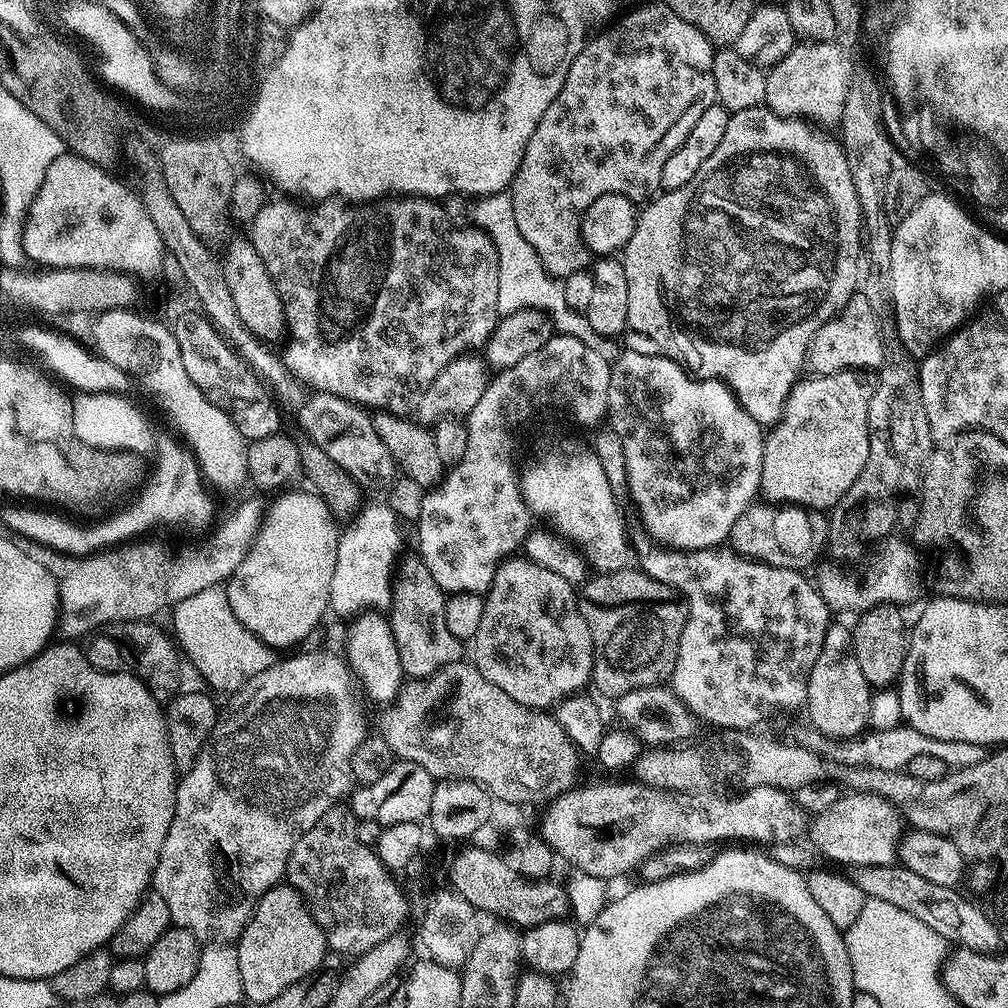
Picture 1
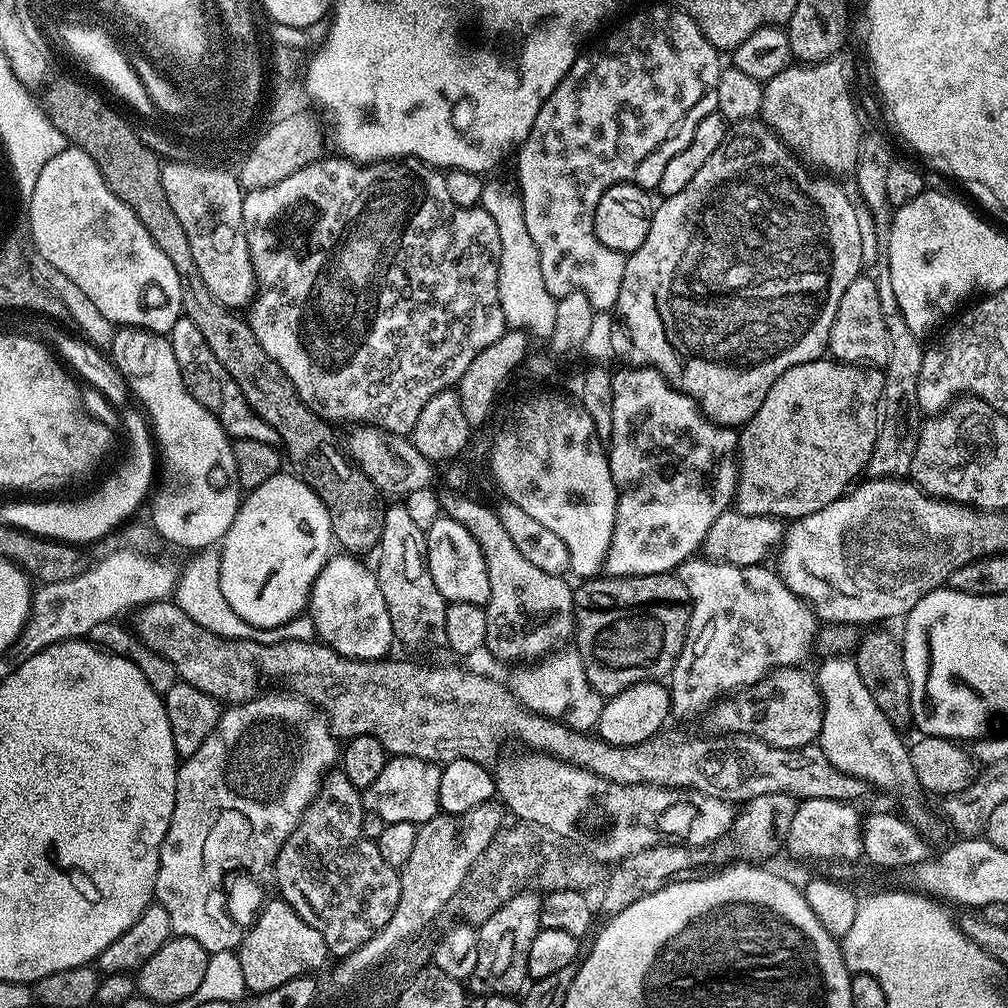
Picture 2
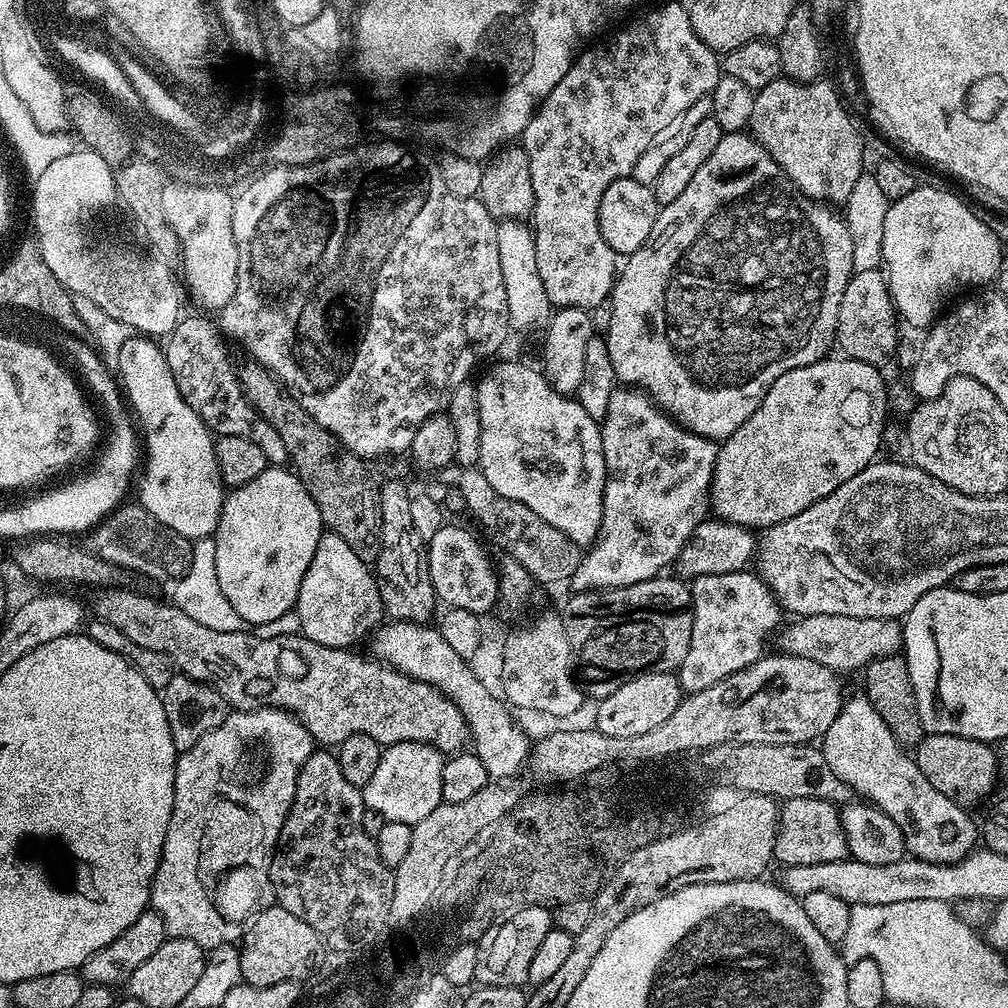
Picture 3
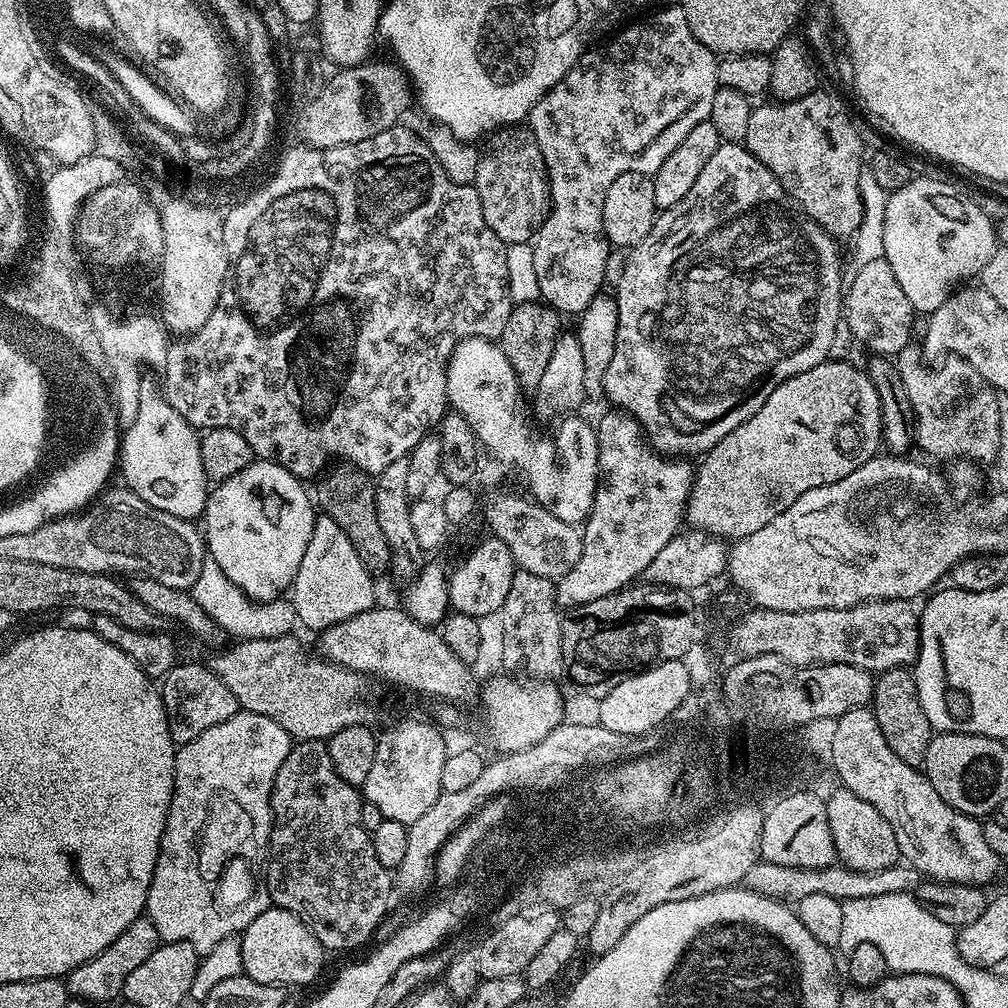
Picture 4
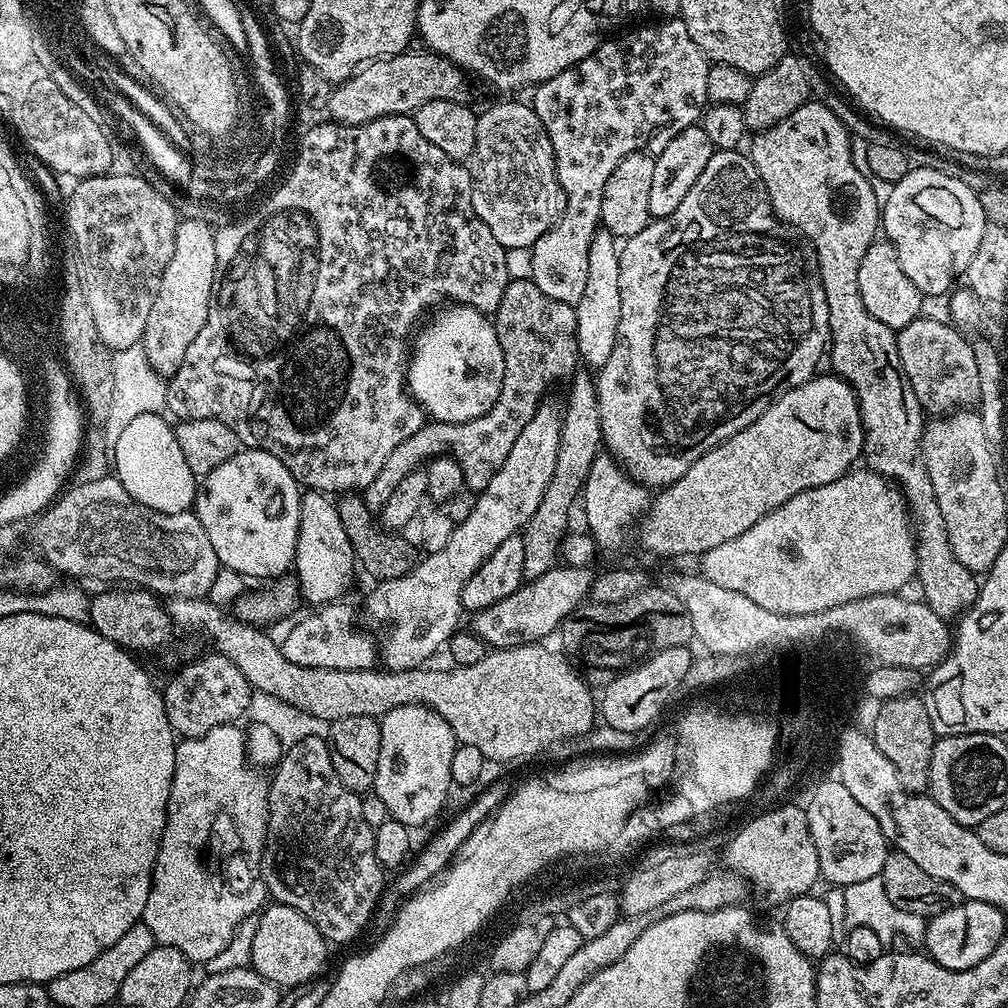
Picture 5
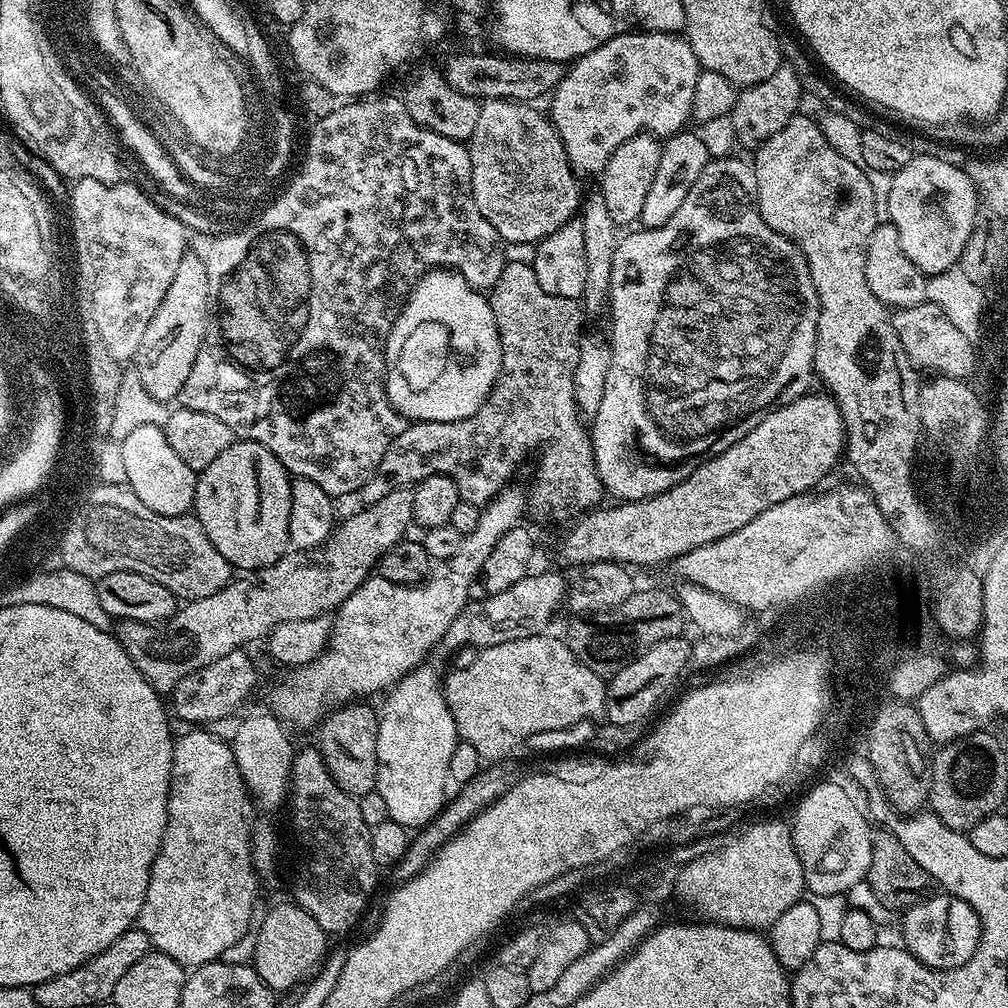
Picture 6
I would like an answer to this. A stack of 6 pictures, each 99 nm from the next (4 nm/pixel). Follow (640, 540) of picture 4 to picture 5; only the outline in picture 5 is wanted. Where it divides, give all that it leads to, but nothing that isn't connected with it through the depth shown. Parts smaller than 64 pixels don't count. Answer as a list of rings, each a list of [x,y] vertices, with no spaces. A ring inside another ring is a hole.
[[[599,454],[594,458],[589,476],[585,480],[582,493],[583,504],[584,512],[588,515],[586,528],[595,537],[595,543],[603,550],[605,548],[608,552],[616,552],[624,544],[624,528],[630,527],[632,523],[635,525],[648,511],[650,492],[645,485],[632,479],[620,467],[615,456]],[[555,566],[536,580],[520,585],[520,589],[494,606],[486,606],[471,617],[471,631],[483,638],[484,643],[497,648],[517,648],[519,644],[543,641],[560,623],[567,621],[577,608],[589,599],[593,573],[587,567]]]

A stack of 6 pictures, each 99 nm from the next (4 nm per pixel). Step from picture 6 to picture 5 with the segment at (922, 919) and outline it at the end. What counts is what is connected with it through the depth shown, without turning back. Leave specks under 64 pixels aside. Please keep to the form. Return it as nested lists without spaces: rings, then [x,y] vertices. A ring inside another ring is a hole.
[[[964,900],[953,904],[951,908],[943,908],[936,916],[927,921],[924,929],[923,947],[938,966],[946,966],[946,970],[970,970],[978,966],[998,946],[998,942],[1006,934],[1004,928],[1006,913],[998,910],[993,904],[981,900]]]

